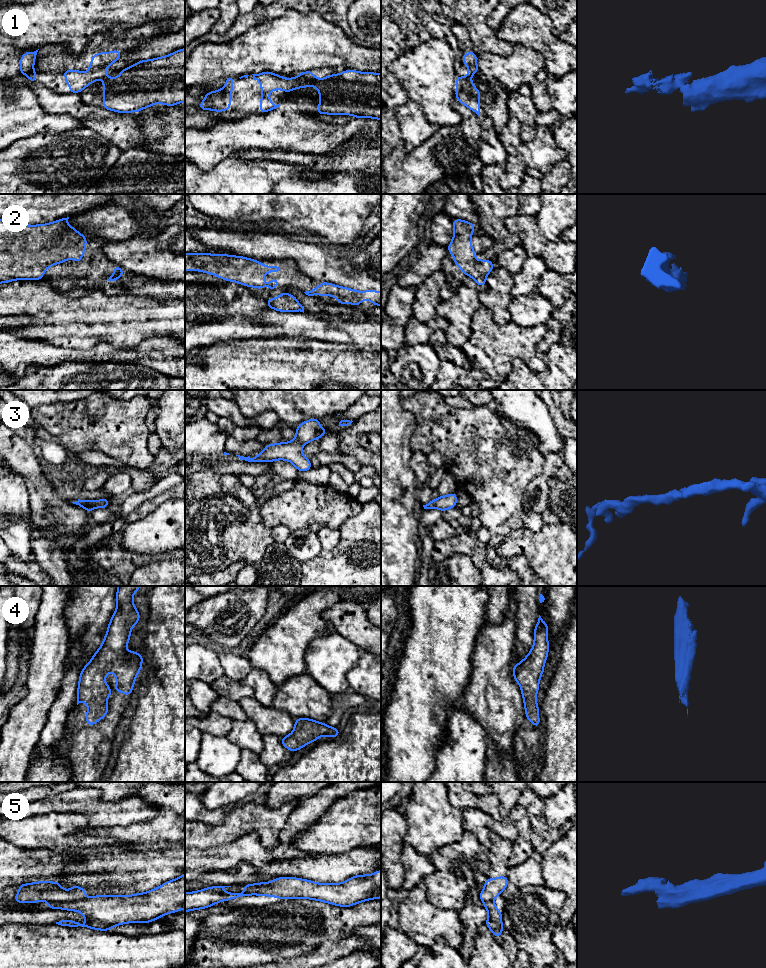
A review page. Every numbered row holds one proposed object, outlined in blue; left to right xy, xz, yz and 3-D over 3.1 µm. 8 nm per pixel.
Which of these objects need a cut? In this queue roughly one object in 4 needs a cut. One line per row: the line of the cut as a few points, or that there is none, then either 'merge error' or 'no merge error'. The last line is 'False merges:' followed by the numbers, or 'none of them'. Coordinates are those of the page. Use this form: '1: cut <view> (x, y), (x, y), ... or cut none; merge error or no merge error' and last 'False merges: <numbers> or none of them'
1: cut xz (295, 78), (299, 87); merge error
2: cut none; no merge error
3: cut none; no merge error
4: cut none; no merge error
5: cut xy (79, 898), (48, 902); merge error
False merges: 1, 5

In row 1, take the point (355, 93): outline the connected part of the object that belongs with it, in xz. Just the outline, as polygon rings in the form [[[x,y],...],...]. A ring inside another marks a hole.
[[[310,70],[301,72],[296,77],[300,87],[314,86],[319,90],[319,108],[316,114],[330,115],[353,115],[355,118],[374,118],[381,120],[381,73],[359,72],[355,70],[345,70],[341,74],[332,74],[322,79],[317,79],[315,74]]]

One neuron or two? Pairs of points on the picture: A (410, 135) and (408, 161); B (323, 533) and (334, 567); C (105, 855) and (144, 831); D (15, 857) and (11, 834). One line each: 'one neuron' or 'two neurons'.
A: two neurons
B: two neurons
C: one neuron
D: two neurons

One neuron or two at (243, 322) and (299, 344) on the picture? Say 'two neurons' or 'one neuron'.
two neurons

